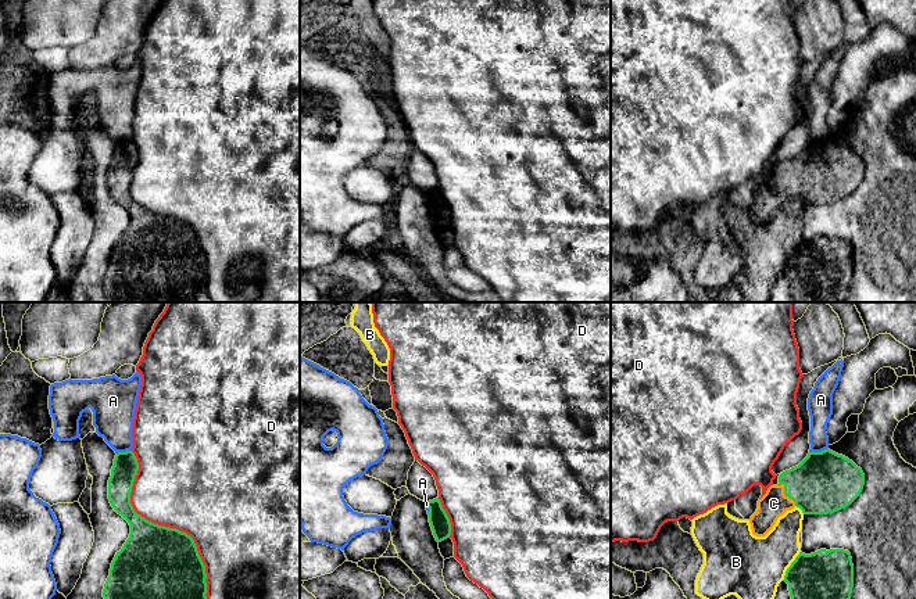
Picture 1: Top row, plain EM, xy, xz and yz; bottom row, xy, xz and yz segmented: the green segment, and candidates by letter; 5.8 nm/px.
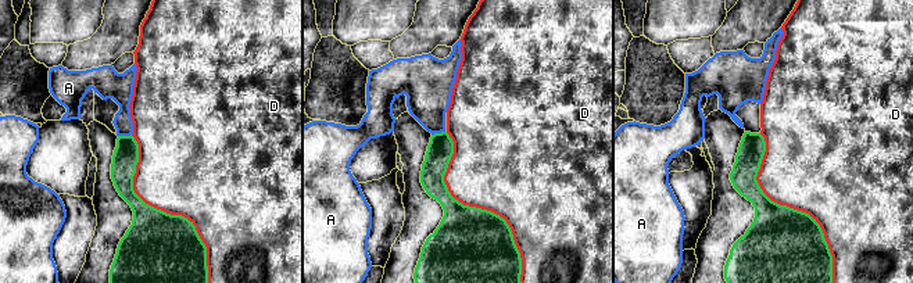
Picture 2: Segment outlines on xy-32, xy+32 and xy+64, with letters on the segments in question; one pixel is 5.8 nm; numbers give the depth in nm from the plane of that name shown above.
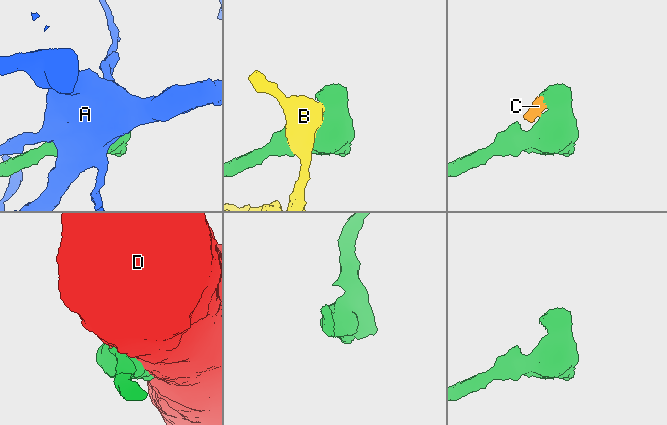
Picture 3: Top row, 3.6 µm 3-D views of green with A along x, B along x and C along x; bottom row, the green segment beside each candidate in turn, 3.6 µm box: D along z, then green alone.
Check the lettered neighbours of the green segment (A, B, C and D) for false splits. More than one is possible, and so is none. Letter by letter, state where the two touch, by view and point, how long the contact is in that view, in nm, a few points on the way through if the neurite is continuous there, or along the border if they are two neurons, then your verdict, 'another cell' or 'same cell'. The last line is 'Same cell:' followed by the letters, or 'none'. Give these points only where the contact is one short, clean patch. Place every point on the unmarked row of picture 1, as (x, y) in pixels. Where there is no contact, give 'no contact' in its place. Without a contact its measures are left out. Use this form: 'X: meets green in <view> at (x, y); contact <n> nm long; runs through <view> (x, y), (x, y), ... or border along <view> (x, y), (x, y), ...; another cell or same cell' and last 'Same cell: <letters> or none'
A: meets green in yz at (818, 142); contact 120 nm long; border along yz (827, 136), (809, 142); another cell
B: meets green in yz at (790, 255); contact 200 nm long; another cell
C: meets green in yz at (784, 183); contact 170 nm long; runs through yz (823, 172), (795, 176), (784, 183), (773, 193); same cell
D: meets green in xy at (171, 218); contact 1050 nm long; another cell
Same cell: C

